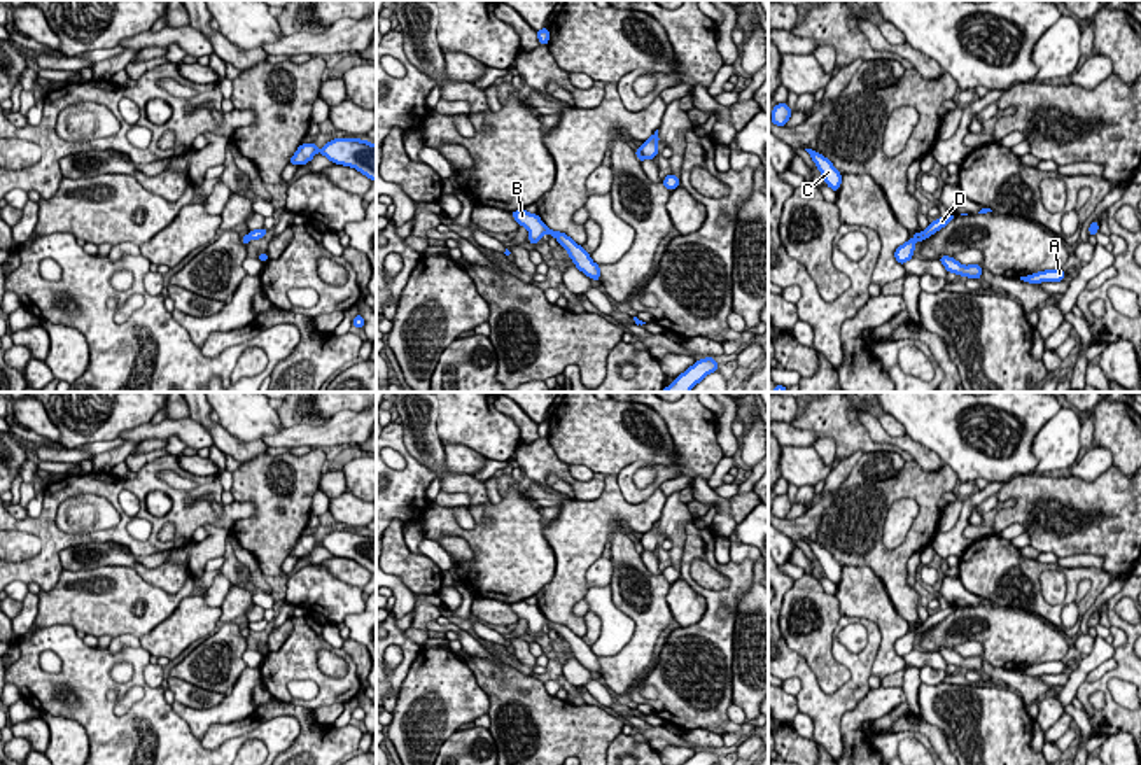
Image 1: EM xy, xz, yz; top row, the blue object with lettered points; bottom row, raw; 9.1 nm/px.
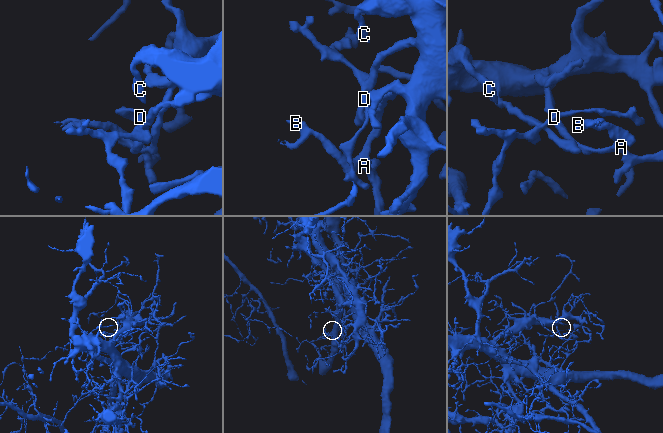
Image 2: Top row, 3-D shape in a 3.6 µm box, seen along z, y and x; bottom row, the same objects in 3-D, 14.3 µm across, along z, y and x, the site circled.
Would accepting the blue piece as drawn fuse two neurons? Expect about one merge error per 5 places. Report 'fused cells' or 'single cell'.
fused cells

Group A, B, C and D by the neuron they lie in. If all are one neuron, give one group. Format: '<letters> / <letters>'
A B C / D

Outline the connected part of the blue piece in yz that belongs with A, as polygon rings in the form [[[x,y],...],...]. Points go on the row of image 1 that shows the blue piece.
[[[1062,268],[1045,270],[1045,271],[1031,273],[1027,277],[1020,277],[1020,280],[1027,284],[1062,282],[1064,278],[1066,278],[1066,273],[1062,271]]]

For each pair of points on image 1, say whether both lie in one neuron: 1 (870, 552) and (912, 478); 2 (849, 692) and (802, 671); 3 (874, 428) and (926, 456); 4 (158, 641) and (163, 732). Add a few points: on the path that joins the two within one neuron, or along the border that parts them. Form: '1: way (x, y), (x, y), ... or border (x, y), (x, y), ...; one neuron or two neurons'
1: way (870, 533), (870, 513), (893, 491); one neuron
2: way (835, 699), (823, 699), (809, 685); one neuron
3: way (886, 438), (905, 442), (914, 449); one neuron
4: border (140, 645), (153, 655); two neurons

